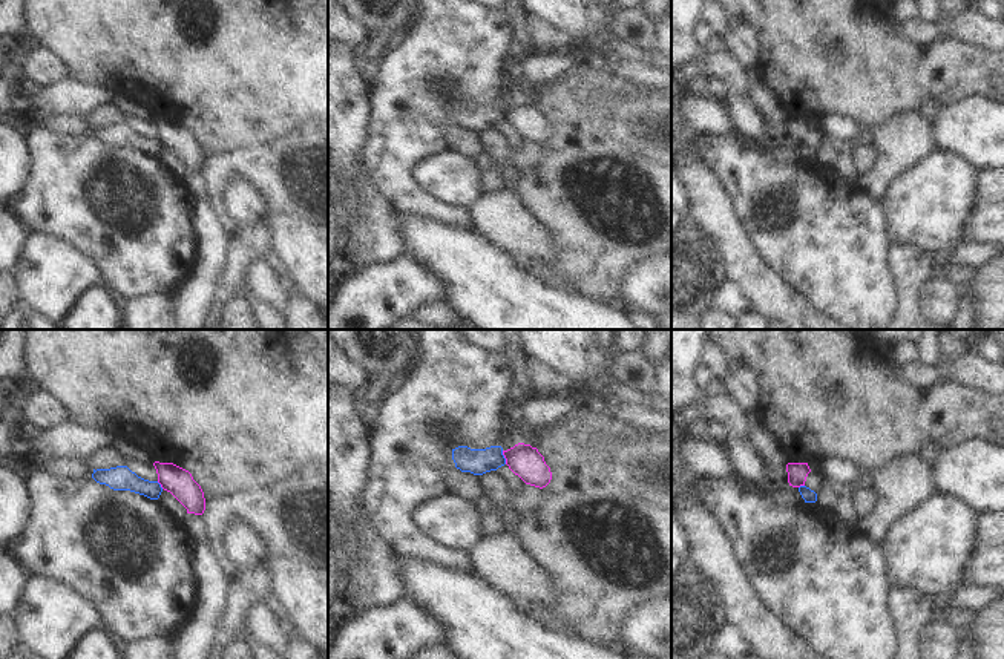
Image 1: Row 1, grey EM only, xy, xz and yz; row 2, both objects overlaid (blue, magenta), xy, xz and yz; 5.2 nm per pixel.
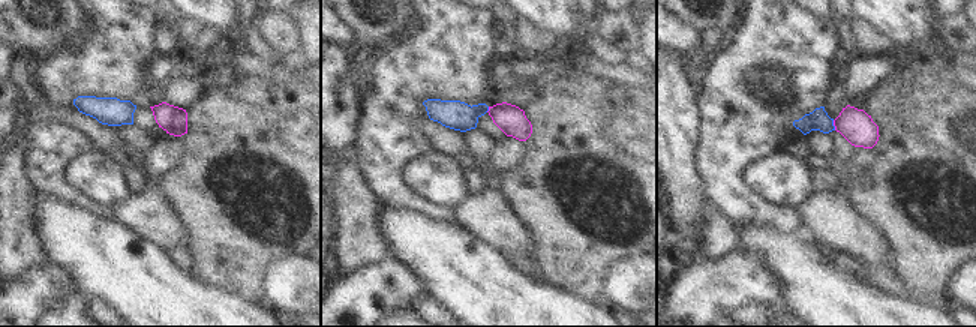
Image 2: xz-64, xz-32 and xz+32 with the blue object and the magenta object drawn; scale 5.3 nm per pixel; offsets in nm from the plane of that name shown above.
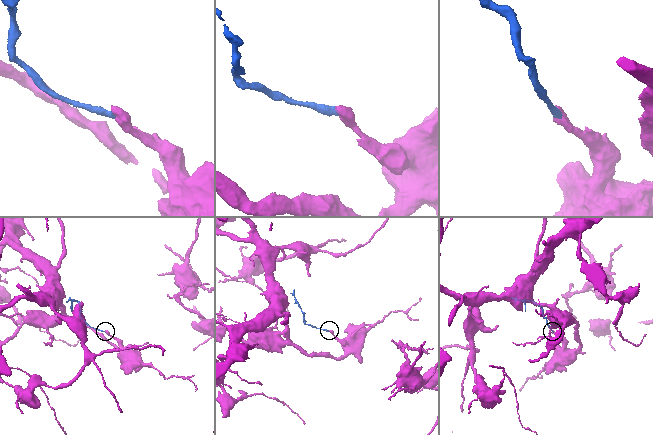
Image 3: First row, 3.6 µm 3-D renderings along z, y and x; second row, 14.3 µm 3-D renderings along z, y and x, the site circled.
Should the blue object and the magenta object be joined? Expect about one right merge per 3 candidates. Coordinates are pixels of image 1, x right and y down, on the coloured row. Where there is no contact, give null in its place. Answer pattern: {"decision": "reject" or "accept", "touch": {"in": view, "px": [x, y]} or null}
{"decision": "reject", "touch": {"in": "xz", "px": [503, 457]}}

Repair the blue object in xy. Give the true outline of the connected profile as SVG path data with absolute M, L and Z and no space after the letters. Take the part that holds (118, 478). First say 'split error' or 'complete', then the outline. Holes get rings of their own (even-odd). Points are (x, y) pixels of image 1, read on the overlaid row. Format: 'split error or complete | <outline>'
complete | M127 466L97 470L94 469L92 478L113 490L130 490L150 500L158 500L162 492L162 487L158 481L144 480L132 472Z

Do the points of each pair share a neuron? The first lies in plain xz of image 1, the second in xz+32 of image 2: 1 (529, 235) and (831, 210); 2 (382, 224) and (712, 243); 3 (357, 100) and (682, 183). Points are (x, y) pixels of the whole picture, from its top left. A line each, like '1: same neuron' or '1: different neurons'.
1: same neuron
2: same neuron
3: same neuron

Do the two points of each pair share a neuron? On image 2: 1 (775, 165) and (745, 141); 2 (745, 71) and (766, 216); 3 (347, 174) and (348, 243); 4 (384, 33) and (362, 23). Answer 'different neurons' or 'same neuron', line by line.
1: different neurons
2: same neuron
3: same neuron
4: same neuron

